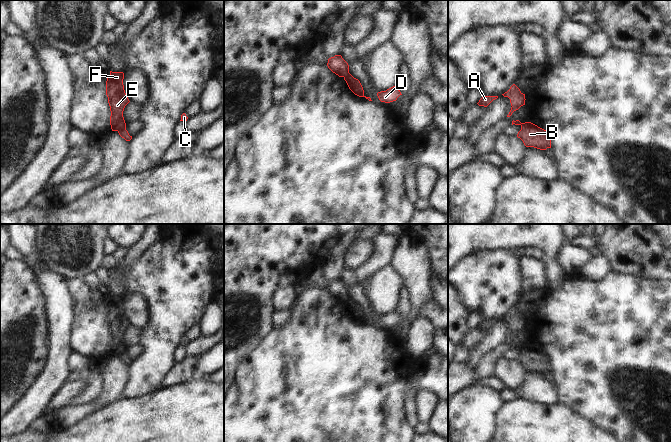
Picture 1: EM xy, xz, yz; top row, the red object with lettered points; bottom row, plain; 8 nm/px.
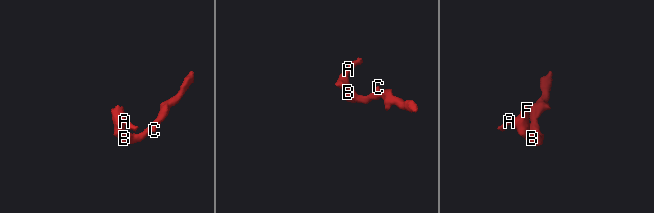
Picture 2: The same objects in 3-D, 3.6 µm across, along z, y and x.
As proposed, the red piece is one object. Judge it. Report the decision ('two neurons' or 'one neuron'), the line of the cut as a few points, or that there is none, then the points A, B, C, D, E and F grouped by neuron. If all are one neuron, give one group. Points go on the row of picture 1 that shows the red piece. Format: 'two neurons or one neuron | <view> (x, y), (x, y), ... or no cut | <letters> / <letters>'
two neurons | xy (125, 124), (118, 131) | A E F / B C D

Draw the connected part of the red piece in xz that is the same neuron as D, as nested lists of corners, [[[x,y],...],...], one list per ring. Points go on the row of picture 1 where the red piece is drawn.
[[[395,86],[387,89],[386,91],[377,93],[379,100],[385,103],[396,101],[400,95],[402,95],[400,90],[398,90]]]

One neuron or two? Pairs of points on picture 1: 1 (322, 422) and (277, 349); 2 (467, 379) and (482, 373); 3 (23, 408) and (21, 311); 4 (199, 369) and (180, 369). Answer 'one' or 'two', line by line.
1: one
2: two
3: two
4: two

